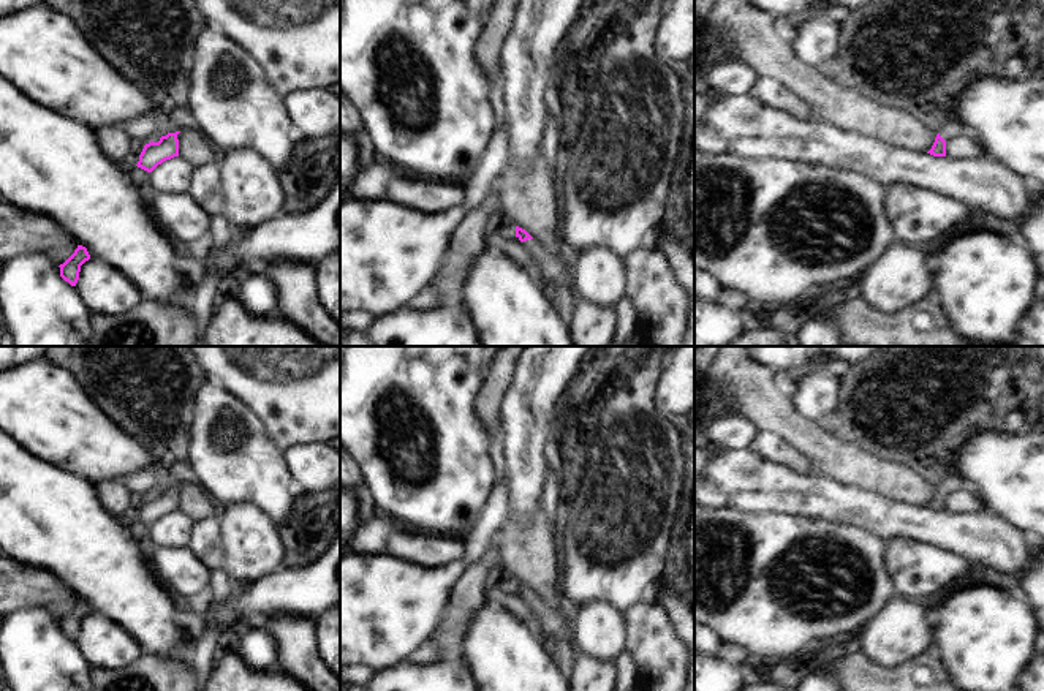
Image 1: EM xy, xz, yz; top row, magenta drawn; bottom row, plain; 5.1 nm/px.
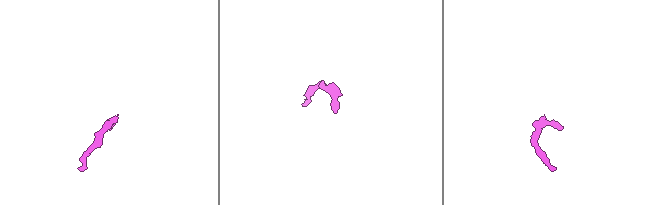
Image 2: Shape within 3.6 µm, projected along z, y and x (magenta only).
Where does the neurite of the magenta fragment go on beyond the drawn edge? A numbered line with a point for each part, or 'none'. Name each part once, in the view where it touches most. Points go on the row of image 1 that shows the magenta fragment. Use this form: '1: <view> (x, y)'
1: xz (549, 271)

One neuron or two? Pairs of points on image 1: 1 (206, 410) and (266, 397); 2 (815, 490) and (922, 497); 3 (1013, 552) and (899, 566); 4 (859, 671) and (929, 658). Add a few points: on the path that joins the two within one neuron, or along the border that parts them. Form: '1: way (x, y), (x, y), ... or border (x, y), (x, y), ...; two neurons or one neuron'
1: border (219, 386), (236, 396), (266, 429); two neurons
2: border (839, 484), (872, 490), (910, 506); two neurons
3: border (929, 544), (959, 554), (970, 565); two neurons
4: way (877, 674), (911, 674); one neuron

